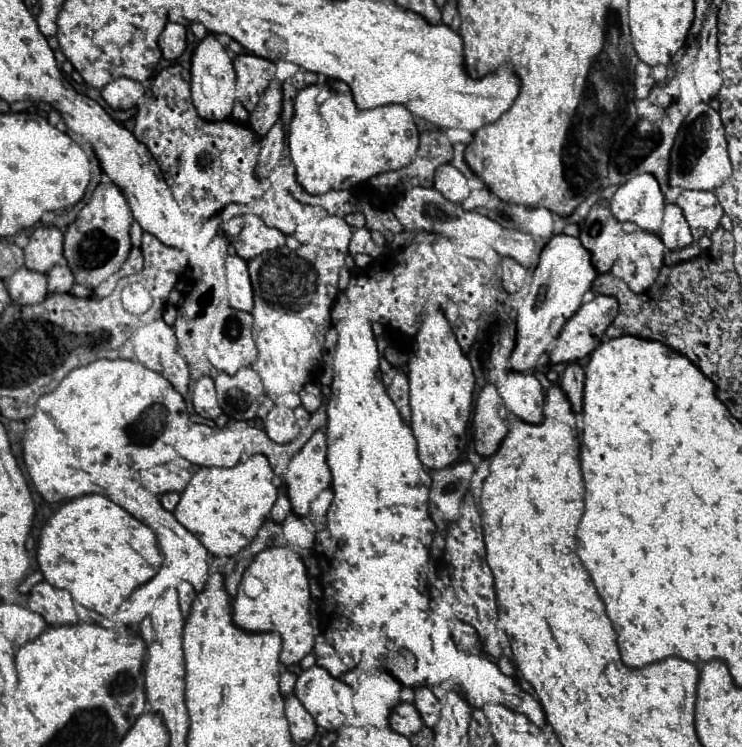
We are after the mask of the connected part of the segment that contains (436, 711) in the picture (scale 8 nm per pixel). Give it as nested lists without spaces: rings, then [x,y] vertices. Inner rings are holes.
[[[418,687],[416,689],[416,701],[414,701],[416,709],[420,711],[420,717],[424,721],[424,725],[434,727],[440,719],[440,701],[434,697],[434,693],[428,687]]]

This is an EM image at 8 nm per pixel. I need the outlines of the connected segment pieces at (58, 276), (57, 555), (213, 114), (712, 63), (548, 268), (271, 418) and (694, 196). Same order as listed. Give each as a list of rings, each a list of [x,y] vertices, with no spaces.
[[[54,265],[48,273],[48,293],[68,293],[74,285],[74,275],[66,265]]]
[[[100,493],[80,495],[62,505],[46,523],[38,543],[38,563],[44,579],[68,589],[72,599],[104,617],[112,617],[130,593],[150,581],[164,555],[150,527]]]
[[[208,35],[202,39],[196,47],[196,53],[192,57],[192,103],[200,117],[206,121],[224,121],[230,119],[232,107],[236,103],[236,71],[232,67],[232,59],[228,51],[216,41],[214,35]]]
[[[708,15],[704,21],[704,27],[698,37],[698,55],[692,67],[692,77],[698,89],[698,95],[702,101],[710,101],[718,95],[722,87],[720,77],[720,63],[718,63],[718,27],[716,27],[716,15]]]
[[[554,235],[538,257],[538,265],[532,271],[532,287],[524,303],[518,307],[516,315],[516,347],[510,357],[510,369],[518,373],[534,371],[540,357],[548,353],[550,345],[556,341],[564,323],[580,309],[582,295],[590,291],[596,279],[594,267],[590,267],[590,253],[582,247],[578,237]]]
[[[276,405],[274,409],[270,409],[264,425],[266,425],[268,437],[276,443],[288,443],[288,441],[296,439],[300,433],[294,411],[288,407],[282,407],[282,405]]]
[[[684,191],[674,203],[682,209],[694,239],[716,231],[724,215],[722,205],[712,191]]]

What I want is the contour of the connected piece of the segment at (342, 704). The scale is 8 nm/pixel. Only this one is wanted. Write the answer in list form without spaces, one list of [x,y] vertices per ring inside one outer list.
[[[310,667],[298,675],[296,697],[326,731],[338,731],[346,715],[354,715],[354,689],[342,679],[330,675],[324,667]]]

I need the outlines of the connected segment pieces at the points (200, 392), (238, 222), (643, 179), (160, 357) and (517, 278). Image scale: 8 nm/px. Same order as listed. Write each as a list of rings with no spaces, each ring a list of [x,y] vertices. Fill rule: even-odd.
[[[202,377],[196,381],[194,393],[192,393],[192,403],[194,403],[196,413],[206,419],[216,419],[222,413],[212,377]]]
[[[236,215],[236,217],[232,217],[230,221],[226,221],[226,223],[222,223],[220,227],[224,229],[224,233],[228,233],[228,235],[238,235],[240,231],[242,231],[242,215]]]
[[[636,175],[610,199],[610,211],[618,221],[632,221],[642,231],[658,233],[662,225],[664,195],[652,175]]]
[[[158,319],[154,323],[136,329],[130,335],[130,341],[134,345],[134,357],[144,367],[158,371],[172,383],[172,387],[178,393],[182,393],[184,397],[188,395],[190,383],[188,363],[176,349],[174,329],[166,325],[164,319]]]
[[[504,257],[500,265],[502,265],[502,287],[508,293],[518,291],[524,285],[524,281],[526,281],[526,275],[528,275],[526,267],[522,267],[520,263],[516,263],[510,257]]]

